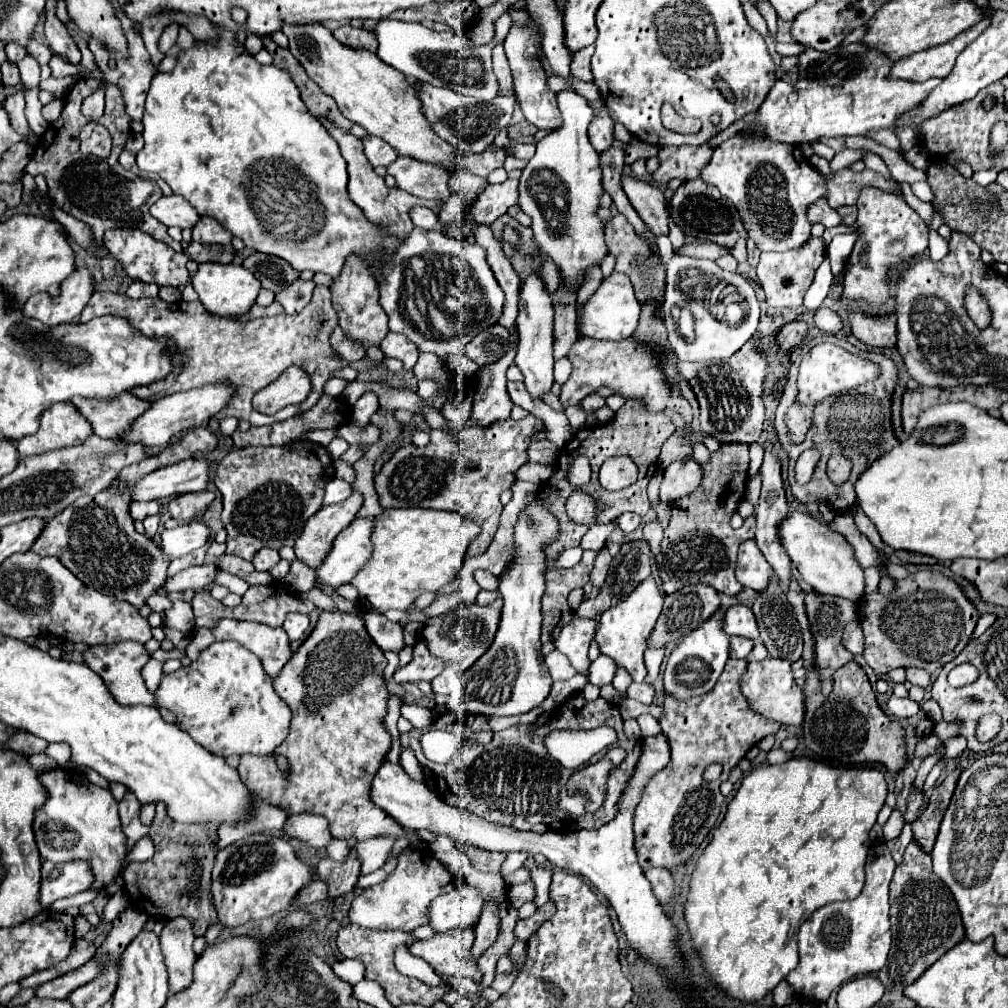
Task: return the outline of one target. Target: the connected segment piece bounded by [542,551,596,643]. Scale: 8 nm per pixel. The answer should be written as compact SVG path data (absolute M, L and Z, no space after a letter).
M584 551L578 565L546 573L546 591L542 595L542 643L554 641L558 637L558 631L566 623L570 623L574 613L570 611L566 597L572 589L584 587L586 581L590 581L590 569L594 565L594 559L594 551Z

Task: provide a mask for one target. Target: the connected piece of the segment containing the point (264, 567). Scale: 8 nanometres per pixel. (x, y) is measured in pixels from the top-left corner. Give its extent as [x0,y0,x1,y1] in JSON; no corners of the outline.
[252,547,280,571]

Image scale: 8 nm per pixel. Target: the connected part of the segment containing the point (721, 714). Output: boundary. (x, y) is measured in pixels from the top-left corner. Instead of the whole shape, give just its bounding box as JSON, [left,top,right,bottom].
[634,658,780,869]

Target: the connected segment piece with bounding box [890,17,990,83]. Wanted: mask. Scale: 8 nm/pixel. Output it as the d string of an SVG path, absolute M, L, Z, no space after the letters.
M984 17L974 27L970 27L970 31L962 31L962 35L956 35L950 43L914 53L912 57L894 63L890 69L890 79L906 79L916 83L922 83L932 77L944 79L952 71L956 57L962 53L962 49L970 45L988 25L990 17Z

